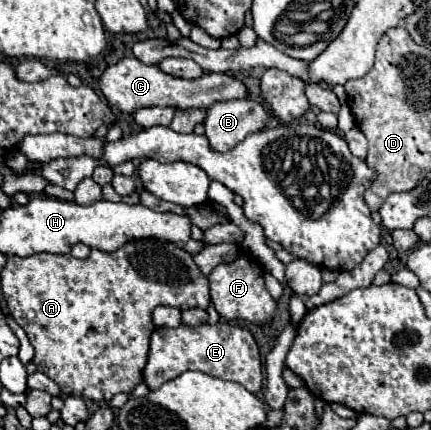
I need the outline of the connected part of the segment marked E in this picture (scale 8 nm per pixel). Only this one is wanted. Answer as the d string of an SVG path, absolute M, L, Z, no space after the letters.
M218 321L216 325L202 323L198 327L180 325L176 329L160 327L154 329L150 341L148 363L144 369L144 381L150 389L158 389L166 381L178 377L184 371L202 371L206 375L234 381L244 385L250 393L258 393L262 389L262 363L258 345L248 327L240 327L228 321Z

